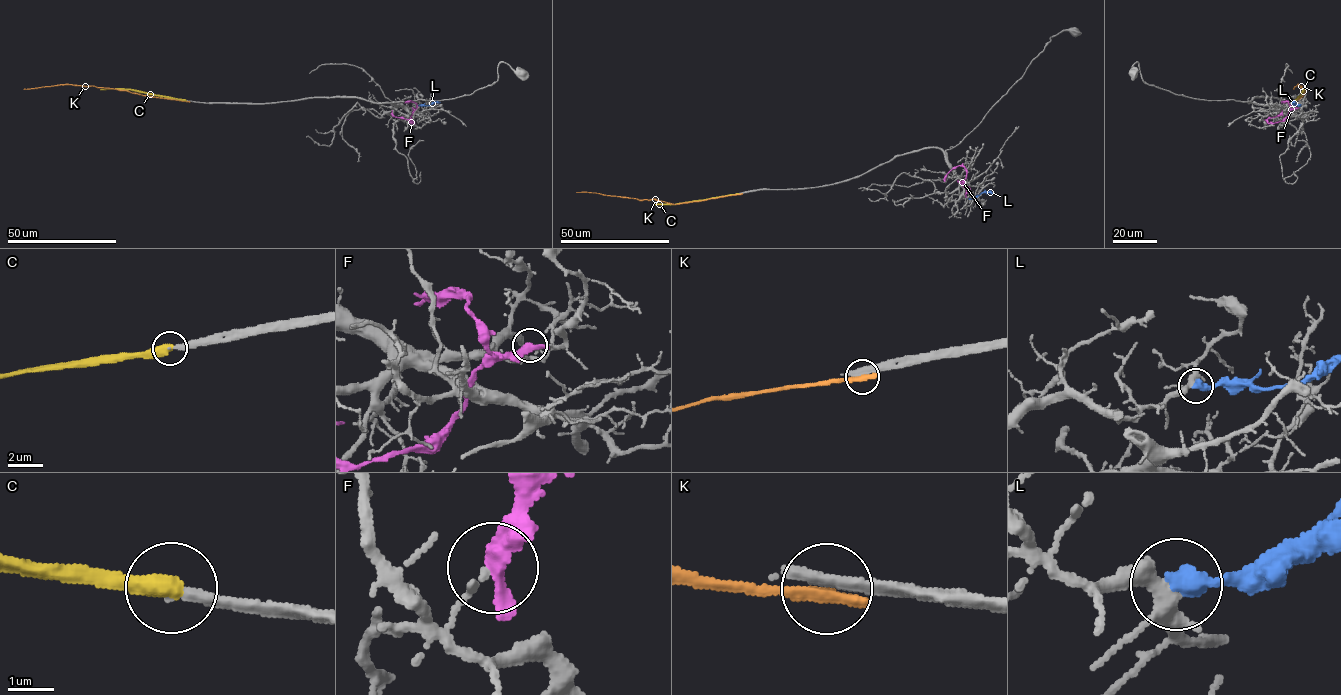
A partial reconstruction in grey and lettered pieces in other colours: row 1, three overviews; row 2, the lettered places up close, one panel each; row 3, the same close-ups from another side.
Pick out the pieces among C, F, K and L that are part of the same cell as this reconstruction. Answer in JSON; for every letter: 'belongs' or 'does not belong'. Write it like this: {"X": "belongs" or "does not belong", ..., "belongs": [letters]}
{"C": "belongs", "F": "does not belong", "K": "does not belong", "L": "does not belong", "belongs": ["C"]}

